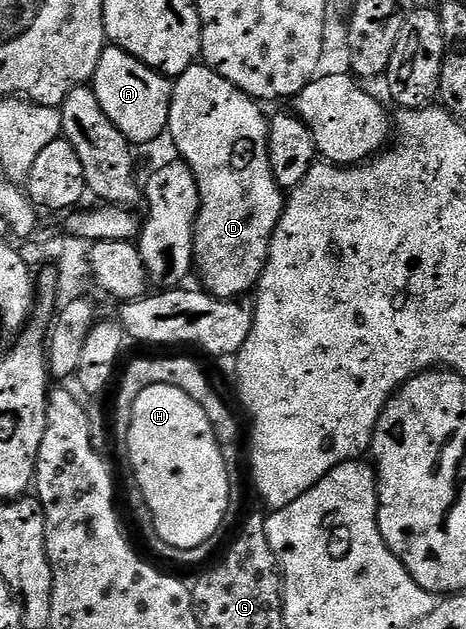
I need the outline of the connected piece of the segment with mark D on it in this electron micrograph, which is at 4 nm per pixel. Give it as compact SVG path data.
M194 63L190 69L183 71L180 77L172 82L173 98L171 99L171 111L169 112L168 136L173 136L173 145L177 148L176 156L191 167L195 175L195 183L199 187L199 199L201 200L201 210L197 216L197 229L193 233L193 264L195 266L196 276L201 276L200 284L204 292L212 293L214 297L222 299L241 299L246 296L245 293L254 288L261 279L261 273L265 269L265 264L269 258L269 248L275 227L279 223L281 214L285 212L286 194L275 183L275 175L271 171L269 162L269 122L267 113L264 113L262 106L248 97L239 87L227 83L223 75L219 75L213 69L204 63Z

